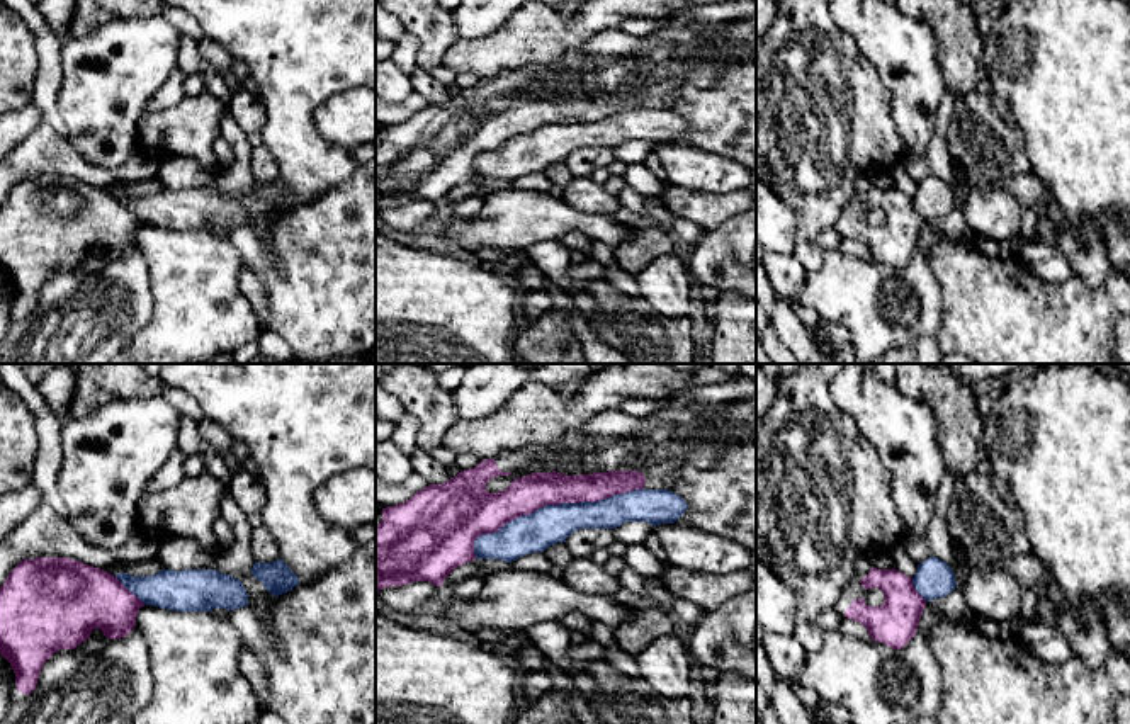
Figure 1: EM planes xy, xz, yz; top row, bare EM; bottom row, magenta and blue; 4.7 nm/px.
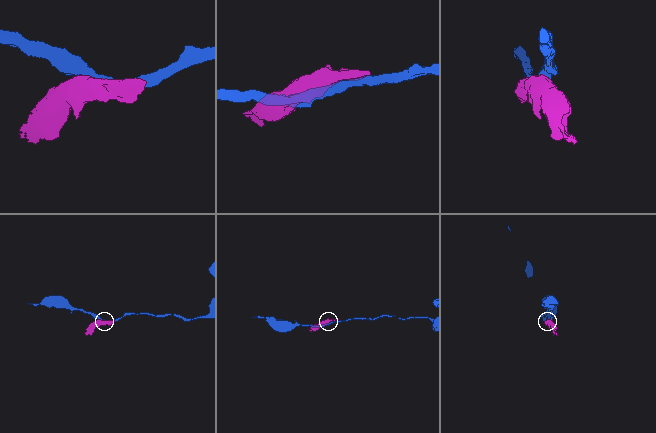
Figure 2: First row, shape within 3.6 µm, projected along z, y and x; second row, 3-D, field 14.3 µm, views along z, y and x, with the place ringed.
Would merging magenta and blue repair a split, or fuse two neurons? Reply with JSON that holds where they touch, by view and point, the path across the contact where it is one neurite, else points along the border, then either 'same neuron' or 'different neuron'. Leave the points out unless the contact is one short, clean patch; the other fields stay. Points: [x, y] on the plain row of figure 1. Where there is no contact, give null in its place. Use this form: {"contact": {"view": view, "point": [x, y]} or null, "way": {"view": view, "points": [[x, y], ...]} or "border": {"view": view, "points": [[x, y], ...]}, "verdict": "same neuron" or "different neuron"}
{"contact": {"view": "xz", "point": [553, 123]}, "verdict": "different neuron"}

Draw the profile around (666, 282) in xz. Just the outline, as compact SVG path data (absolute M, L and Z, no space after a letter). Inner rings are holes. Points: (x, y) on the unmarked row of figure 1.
M673 252L658 257L634 277L639 296L659 314L666 318L695 318L698 314L697 280L681 255Z

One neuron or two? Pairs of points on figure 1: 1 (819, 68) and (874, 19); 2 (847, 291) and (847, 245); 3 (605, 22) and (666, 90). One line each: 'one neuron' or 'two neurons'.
1: two neurons
2: two neurons
3: two neurons

